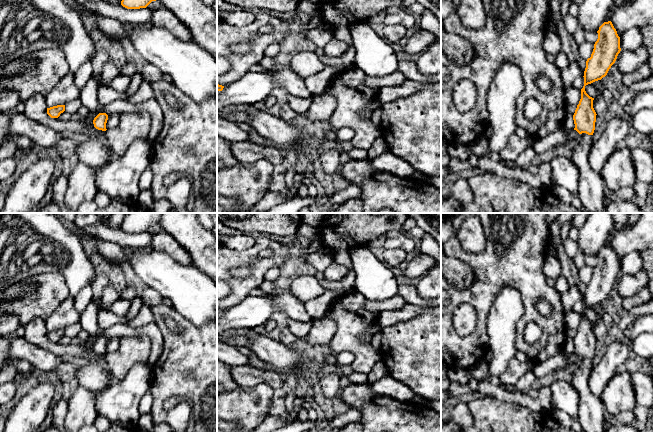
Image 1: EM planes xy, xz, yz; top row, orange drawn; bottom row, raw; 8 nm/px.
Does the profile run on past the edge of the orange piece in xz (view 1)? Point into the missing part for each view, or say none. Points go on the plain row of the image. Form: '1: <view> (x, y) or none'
1: none

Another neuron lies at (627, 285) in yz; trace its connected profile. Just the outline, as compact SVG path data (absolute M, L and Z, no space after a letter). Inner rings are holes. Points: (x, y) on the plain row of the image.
M642 268L636 274L622 274L619 277L615 287L619 296L624 299L637 293L639 290L647 287L648 277L645 270Z

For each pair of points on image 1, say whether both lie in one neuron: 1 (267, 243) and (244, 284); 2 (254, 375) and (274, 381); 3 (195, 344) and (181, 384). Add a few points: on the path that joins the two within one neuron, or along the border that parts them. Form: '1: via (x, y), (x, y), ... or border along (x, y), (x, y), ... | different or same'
1: via (256, 251), (255, 275) | same
2: via (259, 376), (269, 377) | same
3: via (195, 354), (195, 361), (182, 374) | same

